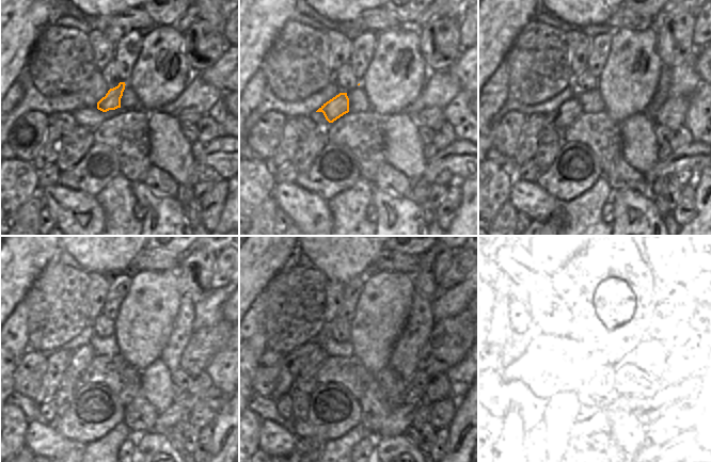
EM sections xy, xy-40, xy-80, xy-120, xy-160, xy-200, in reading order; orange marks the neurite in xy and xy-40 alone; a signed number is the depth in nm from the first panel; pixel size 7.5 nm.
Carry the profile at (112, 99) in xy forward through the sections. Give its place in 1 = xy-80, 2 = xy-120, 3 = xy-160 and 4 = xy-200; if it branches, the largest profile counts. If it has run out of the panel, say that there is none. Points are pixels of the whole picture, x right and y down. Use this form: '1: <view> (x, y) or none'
1: xy-80 (571, 109)
2: xy-120 (82, 356)
3: xy-160 (312, 367)
4: xy-200 (533, 384)

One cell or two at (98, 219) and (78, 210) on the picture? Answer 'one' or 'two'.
one

